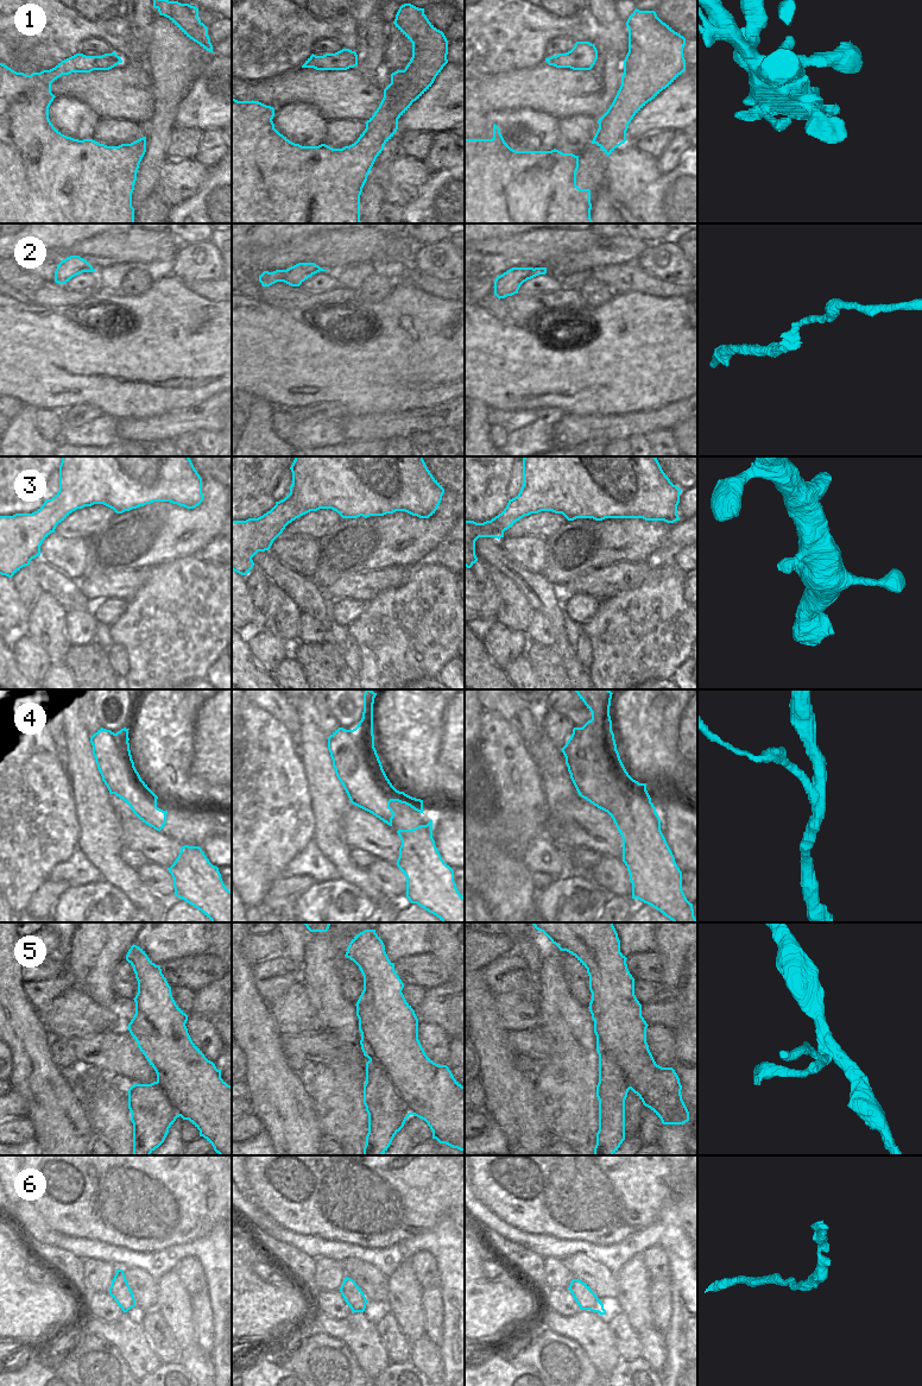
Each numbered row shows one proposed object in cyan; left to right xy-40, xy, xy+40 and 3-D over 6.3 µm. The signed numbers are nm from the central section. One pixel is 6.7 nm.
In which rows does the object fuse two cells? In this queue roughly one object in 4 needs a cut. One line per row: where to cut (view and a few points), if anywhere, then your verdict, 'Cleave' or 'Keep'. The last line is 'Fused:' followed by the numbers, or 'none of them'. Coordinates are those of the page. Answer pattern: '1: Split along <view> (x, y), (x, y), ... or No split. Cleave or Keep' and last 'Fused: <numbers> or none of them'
1: No split. Keep
2: No split. Keep
3: No split. Keep
4: Split along xy+40 (598, 714), (601, 751), (607, 770), (620, 791), (607, 812). Cleave
5: Split along xy (366, 1066), (379, 1064), (386, 1071), (405, 1108), (411, 1114). Cleave
6: No split. Keep
Fused: 4, 5

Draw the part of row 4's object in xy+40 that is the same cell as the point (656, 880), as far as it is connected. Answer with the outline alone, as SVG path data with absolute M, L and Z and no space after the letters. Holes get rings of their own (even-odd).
M575 689L575 692L592 712L592 719L582 726L583 730L593 727L596 724L596 717L601 717L601 750L606 757L608 771L621 790L621 794L608 807L607 813L623 838L623 862L630 874L632 899L652 906L674 922L696 922L693 903L687 900L682 890L682 871L661 831L661 819L651 802L646 783L639 783L629 775L617 750L610 716L613 693L610 689Z

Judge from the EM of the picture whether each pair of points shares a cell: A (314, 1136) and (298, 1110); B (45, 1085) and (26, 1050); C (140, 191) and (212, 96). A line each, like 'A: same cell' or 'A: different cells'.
A: different cells
B: same cell
C: different cells

